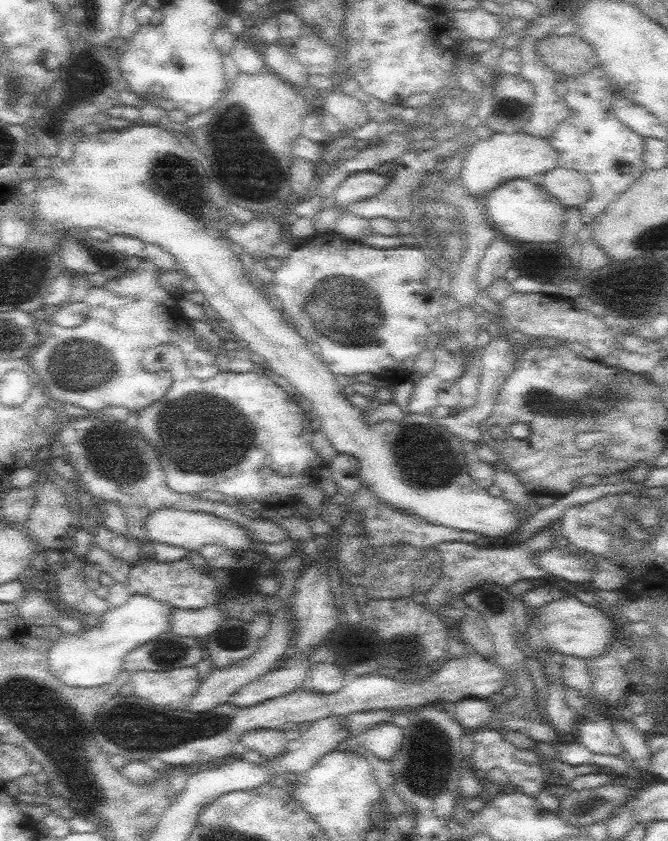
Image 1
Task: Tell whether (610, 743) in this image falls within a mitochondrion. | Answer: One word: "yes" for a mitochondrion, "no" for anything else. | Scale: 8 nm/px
no

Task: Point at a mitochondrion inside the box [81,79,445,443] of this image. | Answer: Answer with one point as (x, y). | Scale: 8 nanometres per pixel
(332, 300)

